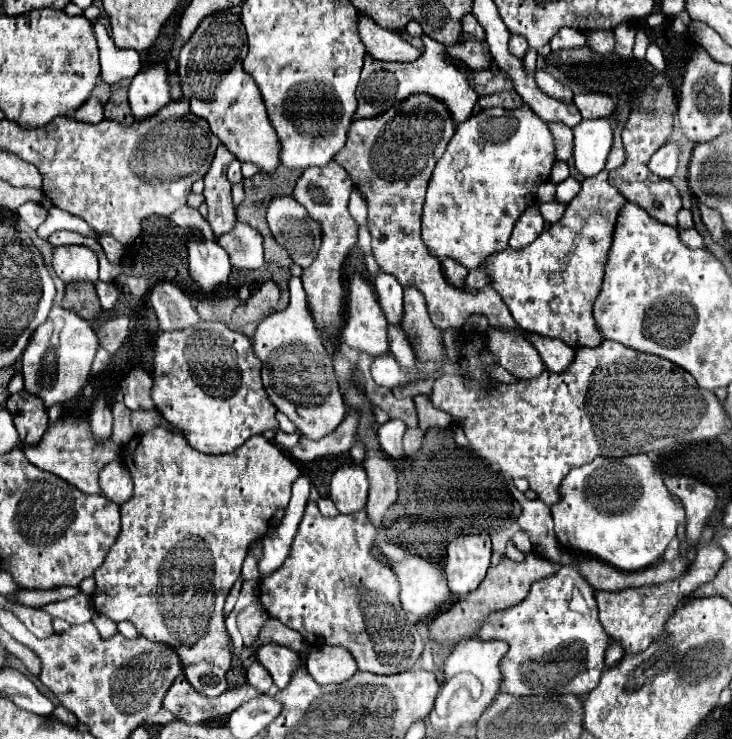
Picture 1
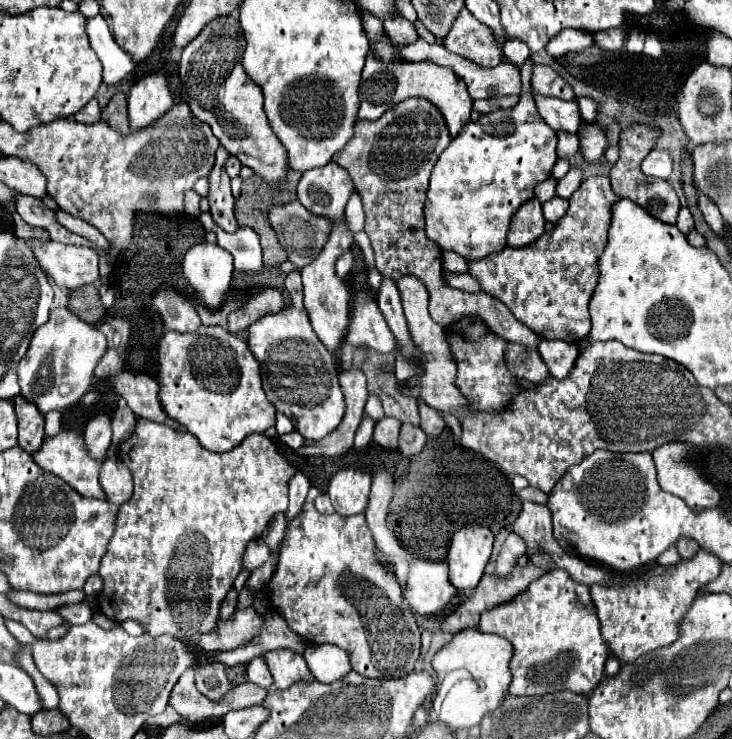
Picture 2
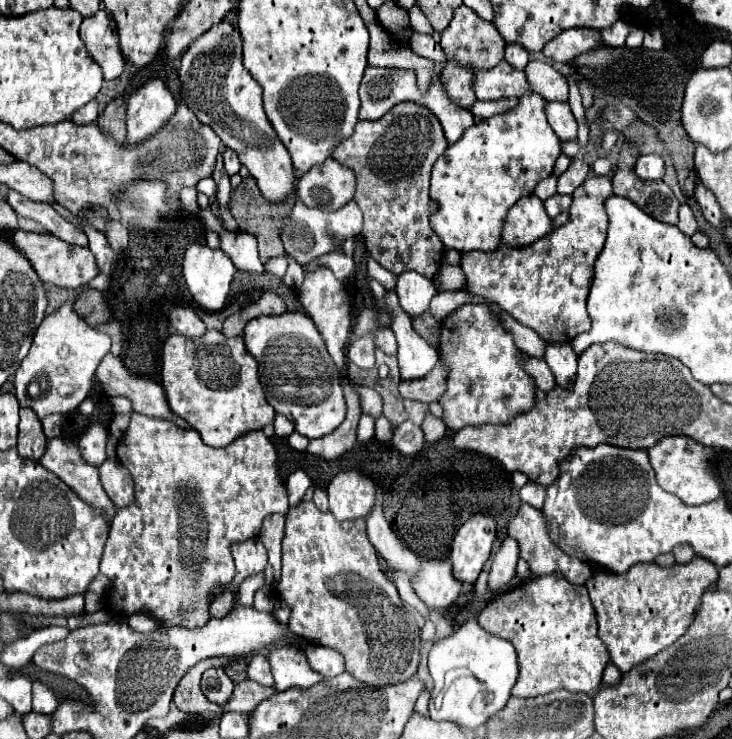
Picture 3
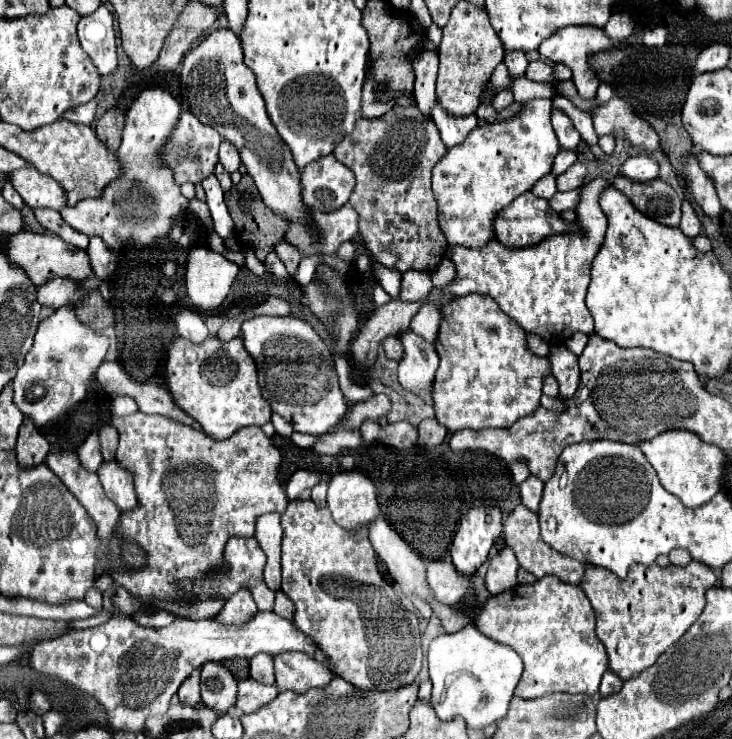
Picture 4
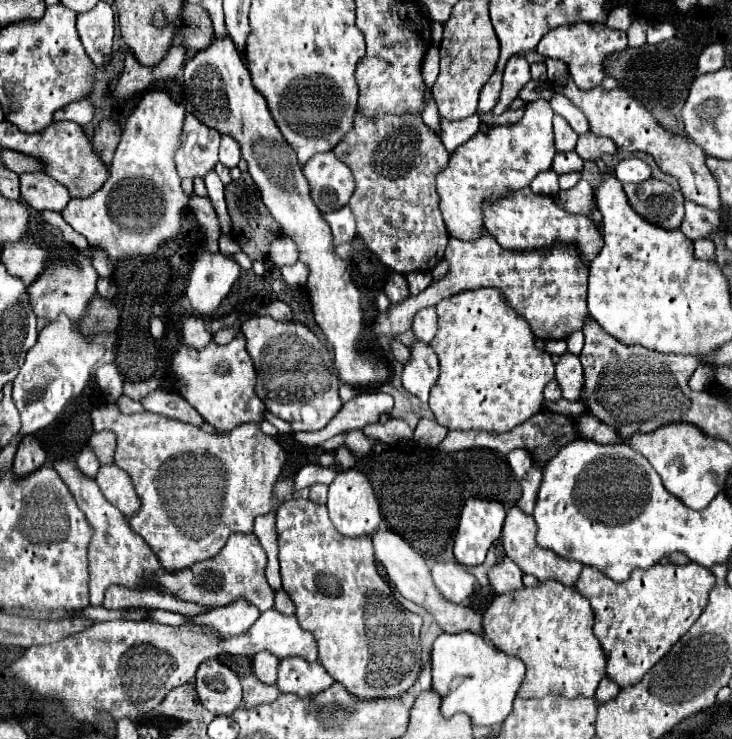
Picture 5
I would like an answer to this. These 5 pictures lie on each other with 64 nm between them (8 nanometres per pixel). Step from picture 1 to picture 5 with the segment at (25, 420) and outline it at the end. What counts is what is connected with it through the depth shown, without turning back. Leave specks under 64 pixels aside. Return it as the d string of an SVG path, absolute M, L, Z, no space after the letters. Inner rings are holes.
M28 436L20 442L20 448L12 464L12 472L16 474L16 478L24 478L30 472L36 472L44 464L44 460L46 460L46 452L38 444L38 440Z

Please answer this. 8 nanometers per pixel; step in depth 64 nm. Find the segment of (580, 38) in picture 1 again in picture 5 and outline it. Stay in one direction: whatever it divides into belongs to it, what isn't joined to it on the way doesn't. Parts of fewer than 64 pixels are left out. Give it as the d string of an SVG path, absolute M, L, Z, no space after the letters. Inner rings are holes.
M596 22L596 24L572 24L572 26L556 28L548 34L544 34L544 38L538 44L538 52L542 56L558 58L564 64L568 64L570 78L582 90L598 86L606 76L604 60L614 52L622 52L624 48L626 48L626 34L622 30L614 30L614 28L600 24L600 22Z

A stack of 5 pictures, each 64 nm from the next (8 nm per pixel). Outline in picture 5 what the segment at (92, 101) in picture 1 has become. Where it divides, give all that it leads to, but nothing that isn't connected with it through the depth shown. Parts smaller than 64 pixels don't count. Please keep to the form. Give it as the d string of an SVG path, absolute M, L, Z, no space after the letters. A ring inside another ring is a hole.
M78 100L68 104L66 108L54 112L54 122L62 122L62 120L72 120L80 126L86 126L94 116L94 106L90 104L90 100Z

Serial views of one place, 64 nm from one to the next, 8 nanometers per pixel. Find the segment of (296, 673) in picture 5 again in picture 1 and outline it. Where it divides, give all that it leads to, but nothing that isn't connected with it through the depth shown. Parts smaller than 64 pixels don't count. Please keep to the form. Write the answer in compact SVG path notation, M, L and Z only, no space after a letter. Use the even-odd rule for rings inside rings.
M264 644L256 652L256 660L260 660L264 664L264 668L270 672L274 684L280 690L288 686L294 672L304 668L304 660L296 652L292 652L286 646L280 646L280 644Z

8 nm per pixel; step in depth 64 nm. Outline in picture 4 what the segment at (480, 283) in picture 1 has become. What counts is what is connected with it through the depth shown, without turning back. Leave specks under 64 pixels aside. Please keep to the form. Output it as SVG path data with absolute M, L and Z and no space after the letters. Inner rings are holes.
M442 260L442 264L432 272L432 282L438 288L444 288L454 278L454 264L450 260Z

